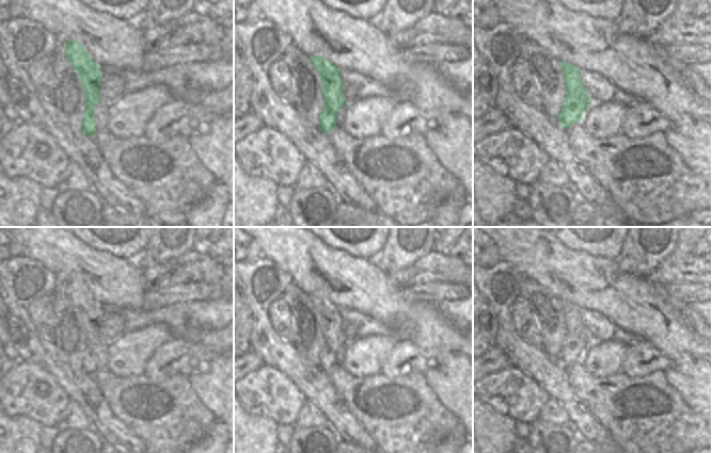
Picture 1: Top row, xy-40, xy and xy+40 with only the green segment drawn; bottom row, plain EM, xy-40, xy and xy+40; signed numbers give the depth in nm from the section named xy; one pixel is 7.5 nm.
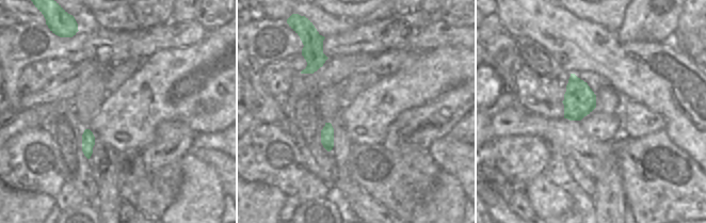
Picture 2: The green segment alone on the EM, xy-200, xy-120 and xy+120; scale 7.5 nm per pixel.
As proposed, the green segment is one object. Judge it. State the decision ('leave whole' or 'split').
split

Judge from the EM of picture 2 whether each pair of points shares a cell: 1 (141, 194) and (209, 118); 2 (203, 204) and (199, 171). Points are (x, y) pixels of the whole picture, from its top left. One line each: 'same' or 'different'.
1: different
2: same

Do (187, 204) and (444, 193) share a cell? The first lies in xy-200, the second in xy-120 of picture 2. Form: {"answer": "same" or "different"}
{"answer": "same"}

